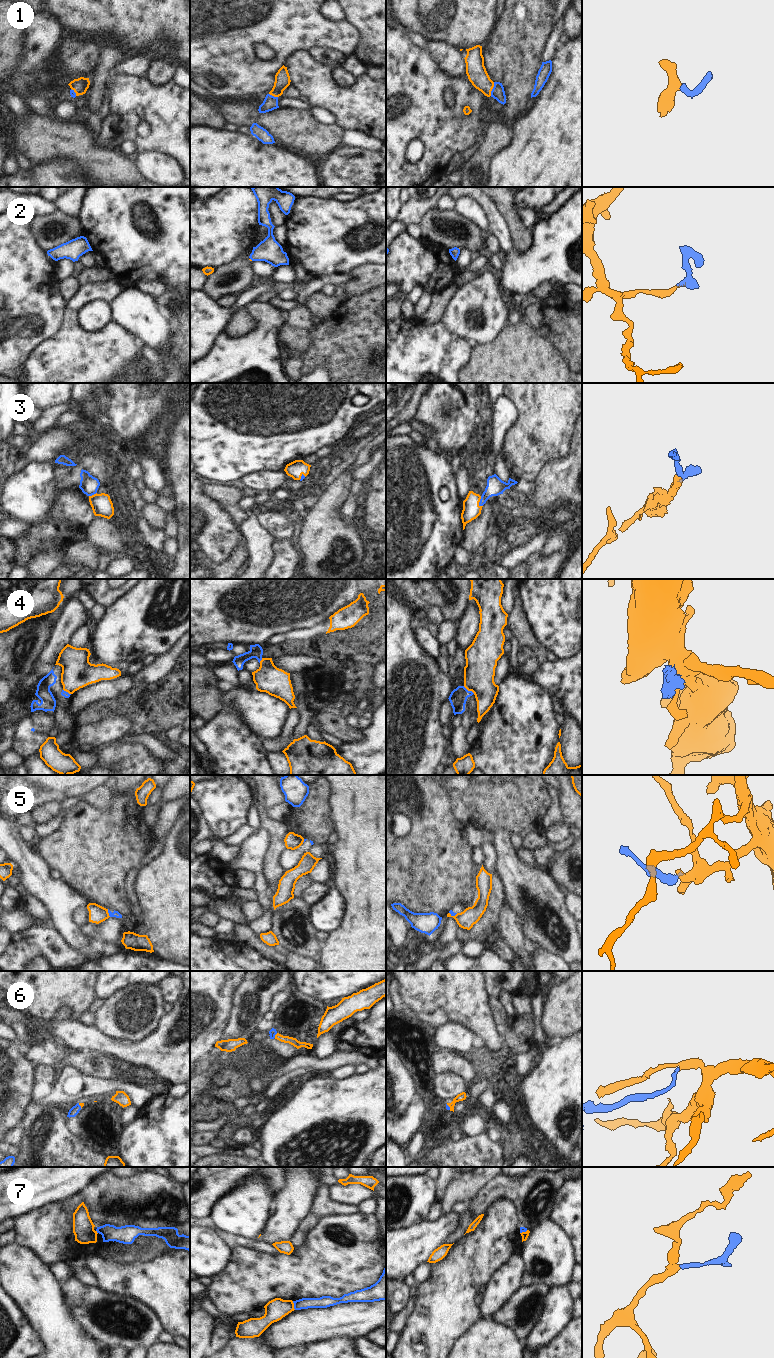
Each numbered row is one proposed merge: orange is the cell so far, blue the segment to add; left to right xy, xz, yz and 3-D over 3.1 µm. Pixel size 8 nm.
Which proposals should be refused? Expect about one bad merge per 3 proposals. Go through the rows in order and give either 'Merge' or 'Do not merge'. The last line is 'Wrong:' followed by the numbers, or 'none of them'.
1: Merge
2: Merge
3: Merge
4: Do not merge
5: Do not merge
6: Merge
7: Do not merge
Wrong: 4, 5, 7.

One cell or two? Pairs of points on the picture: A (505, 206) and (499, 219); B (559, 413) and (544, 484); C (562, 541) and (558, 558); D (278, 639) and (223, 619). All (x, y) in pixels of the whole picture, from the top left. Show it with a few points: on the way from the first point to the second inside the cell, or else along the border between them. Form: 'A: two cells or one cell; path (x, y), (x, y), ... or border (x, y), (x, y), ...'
A: two cells; border (489, 197), (505, 218), (511, 235)
B: two cells; border (569, 448), (565, 456), (548, 460), (535, 480)
C: two cells; border (566, 545), (548, 555), (543, 555), (540, 552)
D: two cells; border (284, 632), (272, 634), (266, 641)

